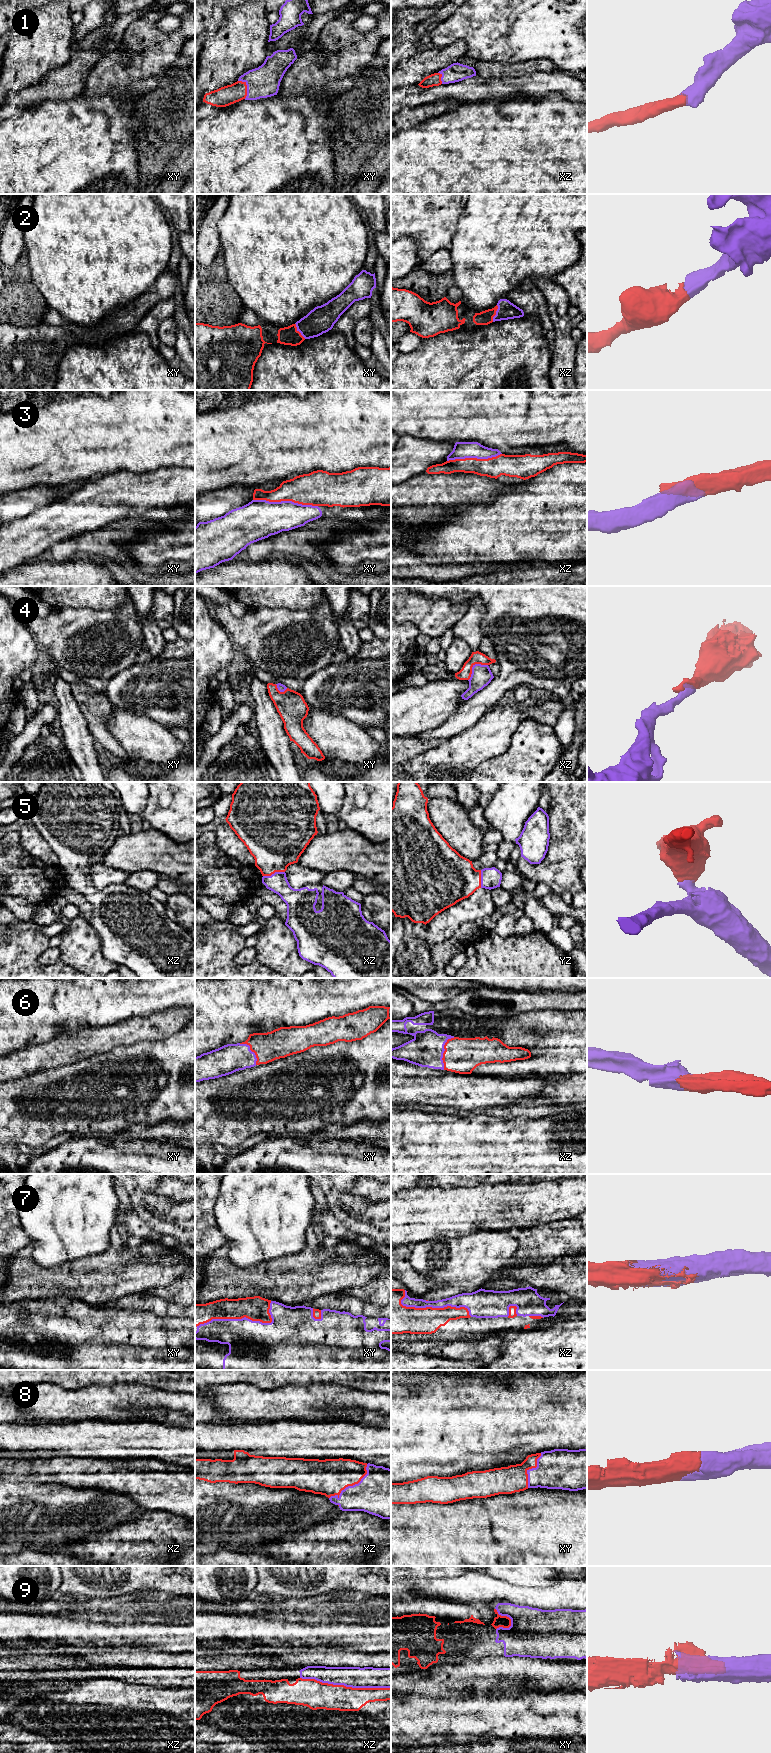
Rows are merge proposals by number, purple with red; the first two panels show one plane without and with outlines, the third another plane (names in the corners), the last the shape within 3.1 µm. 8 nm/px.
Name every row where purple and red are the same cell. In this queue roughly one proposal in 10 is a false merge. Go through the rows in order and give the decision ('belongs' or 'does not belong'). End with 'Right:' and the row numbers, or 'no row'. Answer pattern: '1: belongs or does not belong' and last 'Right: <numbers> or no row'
1: belongs
2: belongs
3: belongs
4: belongs
5: belongs
6: belongs
7: belongs
8: belongs
9: belongs
Right: 1, 2, 3, 4, 5, 6, 7, 8, 9

